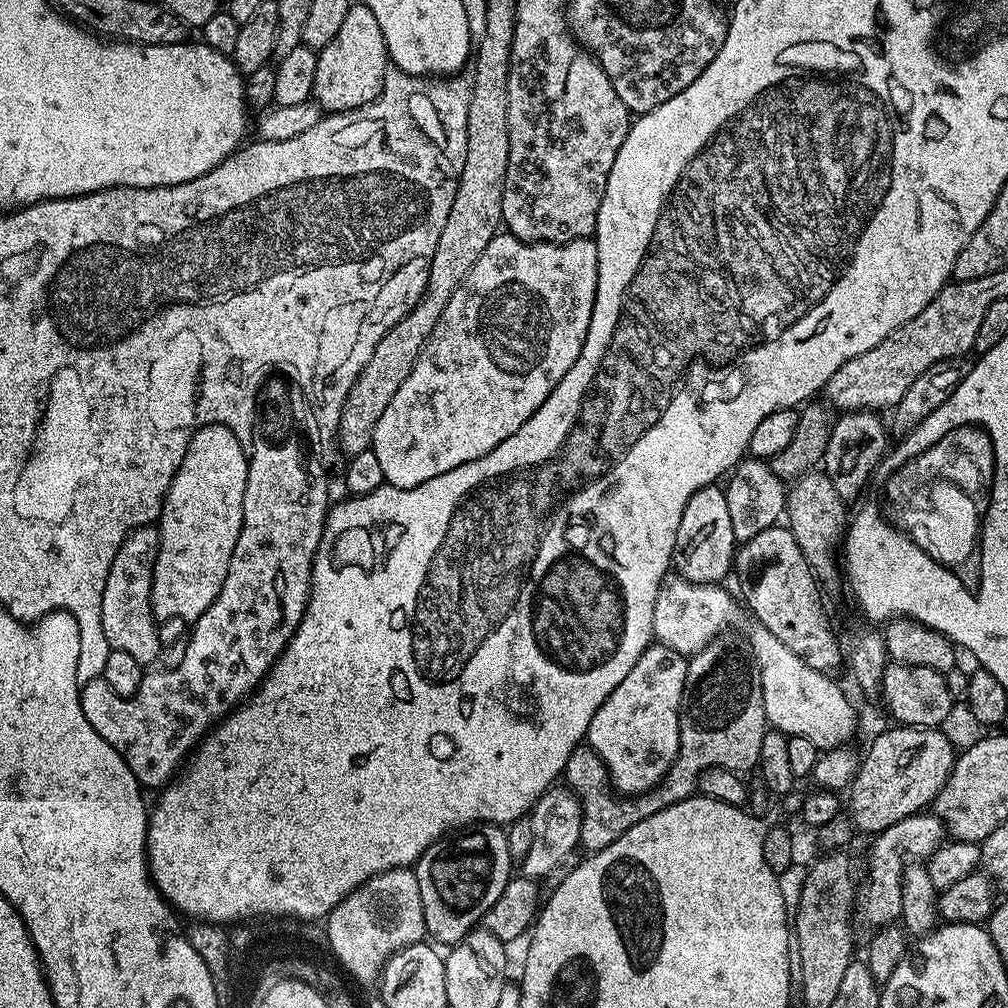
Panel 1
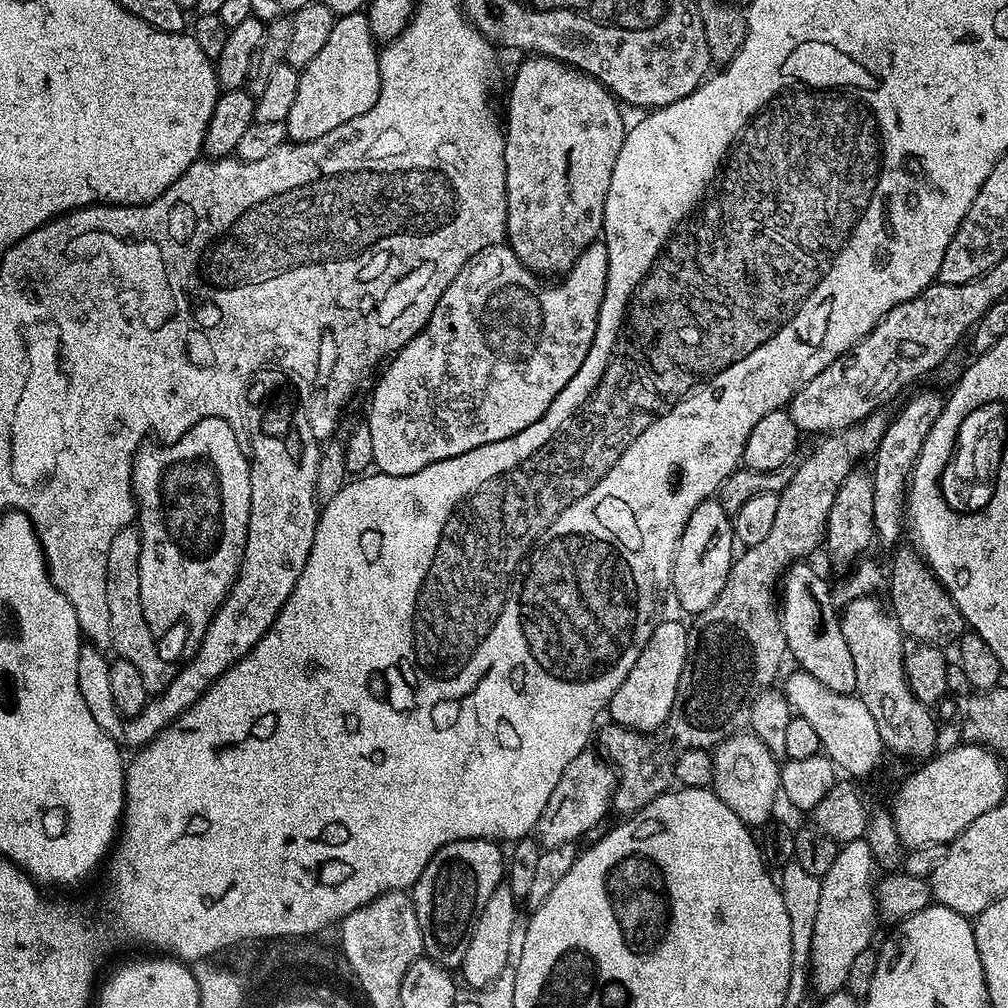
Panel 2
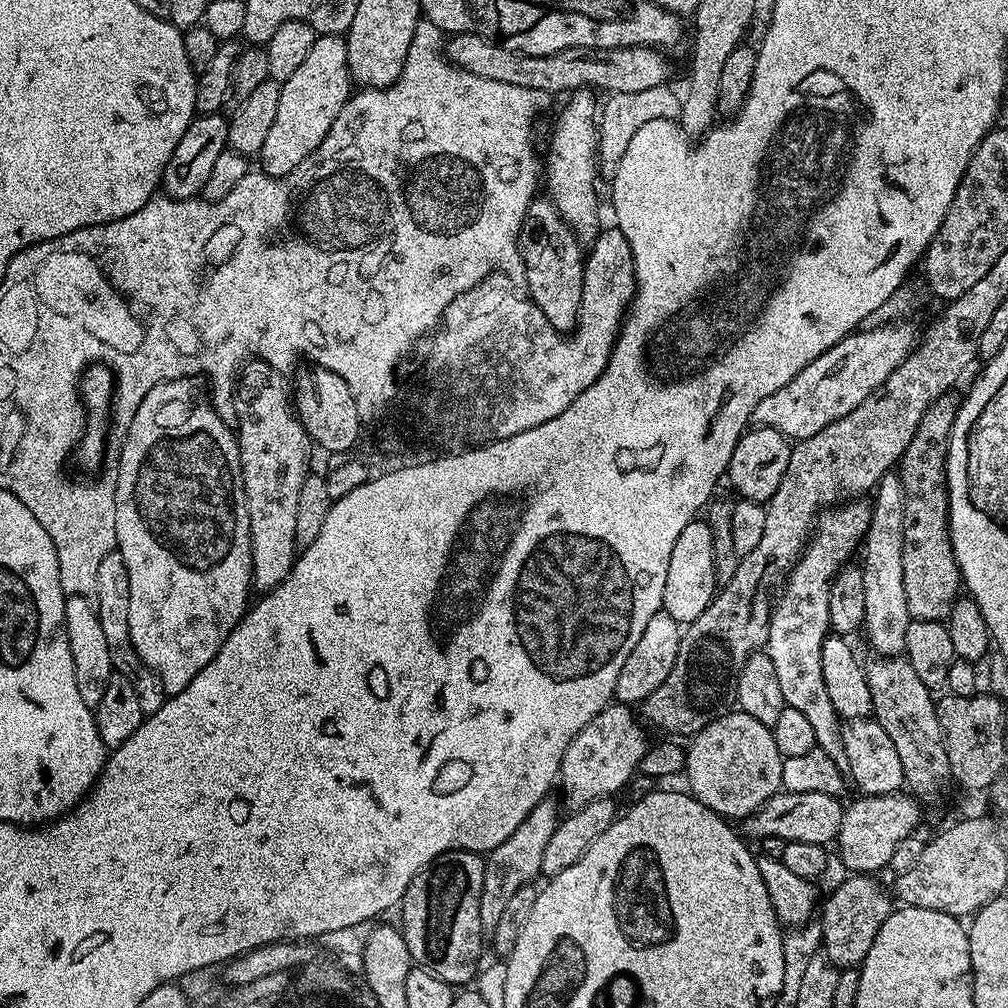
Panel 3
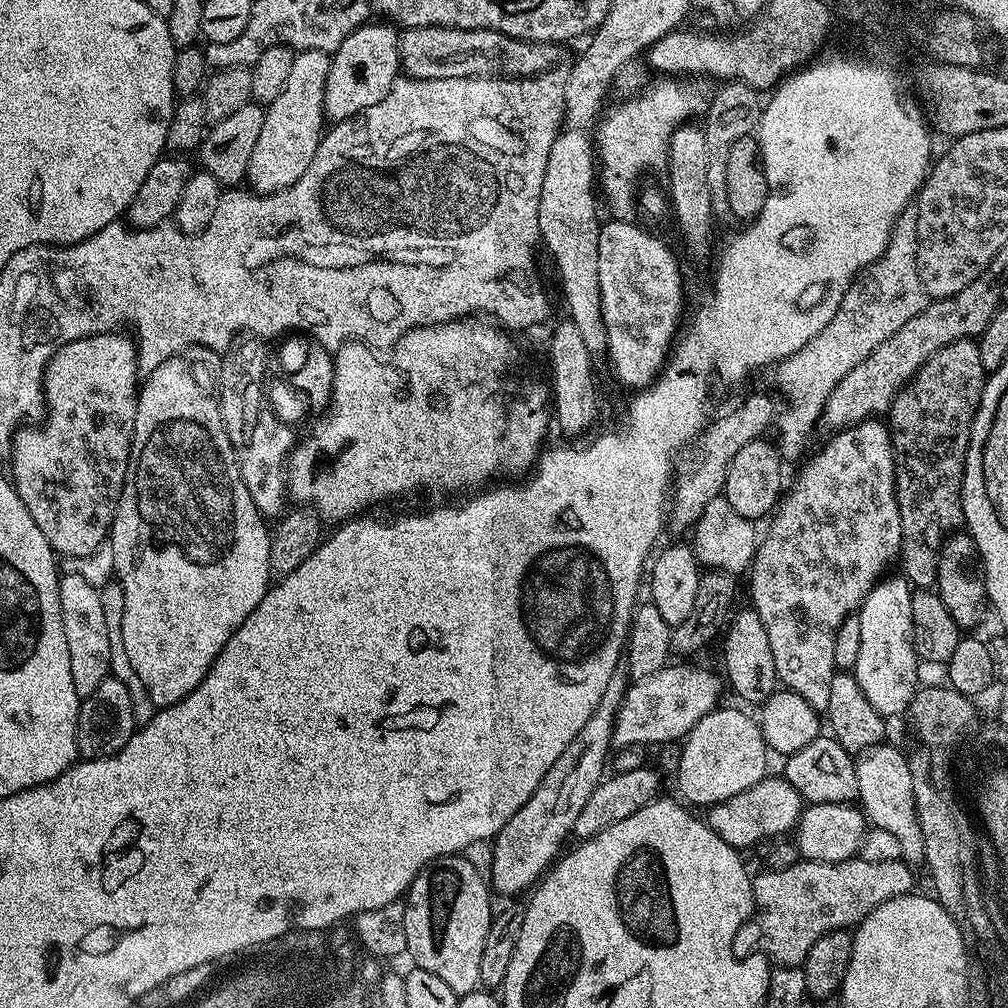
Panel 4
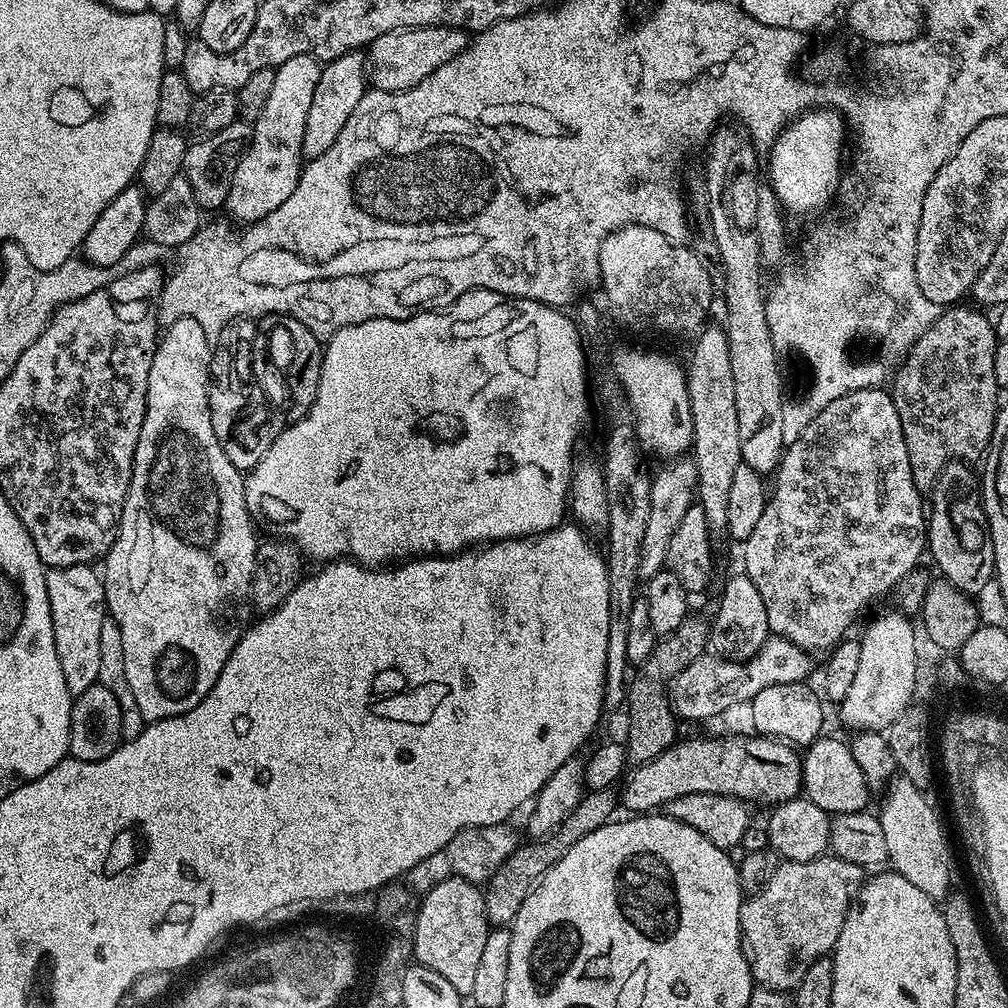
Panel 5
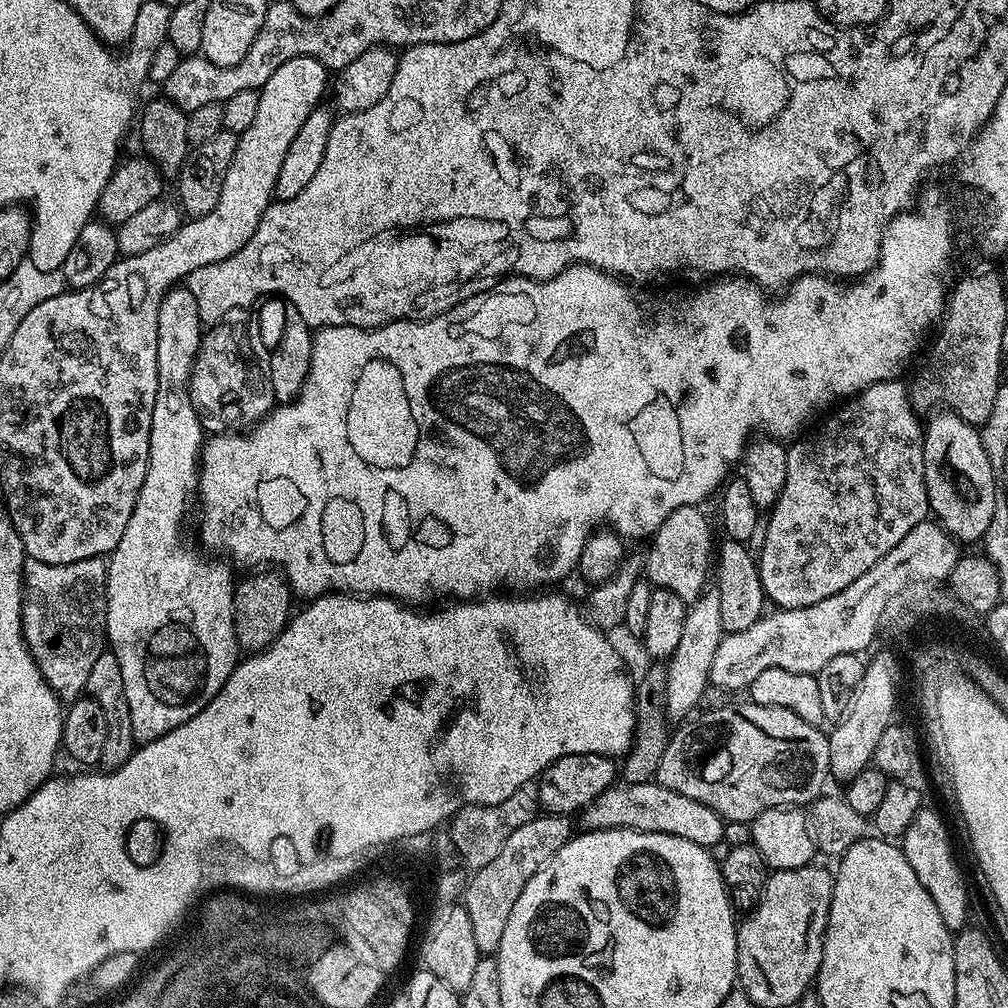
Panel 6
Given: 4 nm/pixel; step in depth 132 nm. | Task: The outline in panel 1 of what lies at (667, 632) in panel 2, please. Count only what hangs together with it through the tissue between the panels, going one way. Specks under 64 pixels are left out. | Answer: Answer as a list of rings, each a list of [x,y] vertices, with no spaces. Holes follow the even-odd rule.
[[[653,642],[590,718],[586,743],[602,758],[617,793],[640,796],[656,787],[670,770],[680,745],[680,703],[687,673],[688,660],[683,654]]]

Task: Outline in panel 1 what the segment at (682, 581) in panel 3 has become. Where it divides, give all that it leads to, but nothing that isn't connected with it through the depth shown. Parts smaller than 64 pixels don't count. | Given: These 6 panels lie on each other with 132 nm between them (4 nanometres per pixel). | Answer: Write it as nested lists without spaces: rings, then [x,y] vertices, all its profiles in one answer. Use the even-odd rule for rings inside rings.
[[[708,484],[682,510],[682,522],[678,522],[674,568],[679,575],[695,584],[715,584],[733,571],[738,541],[734,538],[734,525],[730,523],[730,509],[726,506],[724,488]]]

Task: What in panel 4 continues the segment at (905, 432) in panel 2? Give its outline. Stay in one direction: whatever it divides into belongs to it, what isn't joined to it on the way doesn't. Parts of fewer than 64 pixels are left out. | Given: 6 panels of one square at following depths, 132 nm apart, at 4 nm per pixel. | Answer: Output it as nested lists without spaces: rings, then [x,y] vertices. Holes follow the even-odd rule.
[[[892,575],[881,578],[858,609],[862,626],[862,650],[858,653],[854,669],[858,686],[862,686],[862,694],[866,694],[866,702],[870,702],[870,706],[874,706],[874,710],[878,710],[885,718],[909,711],[921,683],[922,669],[914,650],[912,633],[910,602],[913,589],[903,575]]]

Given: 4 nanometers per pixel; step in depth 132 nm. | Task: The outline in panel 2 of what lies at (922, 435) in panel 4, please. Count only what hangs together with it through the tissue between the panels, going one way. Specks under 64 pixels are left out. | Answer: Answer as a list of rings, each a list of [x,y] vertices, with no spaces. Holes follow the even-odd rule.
[[[912,546],[899,548],[895,549],[896,557],[892,560],[892,581],[888,584],[887,595],[890,597],[892,615],[895,616],[901,632],[905,637],[920,640],[923,644],[955,645],[966,631],[964,615],[919,551]]]

